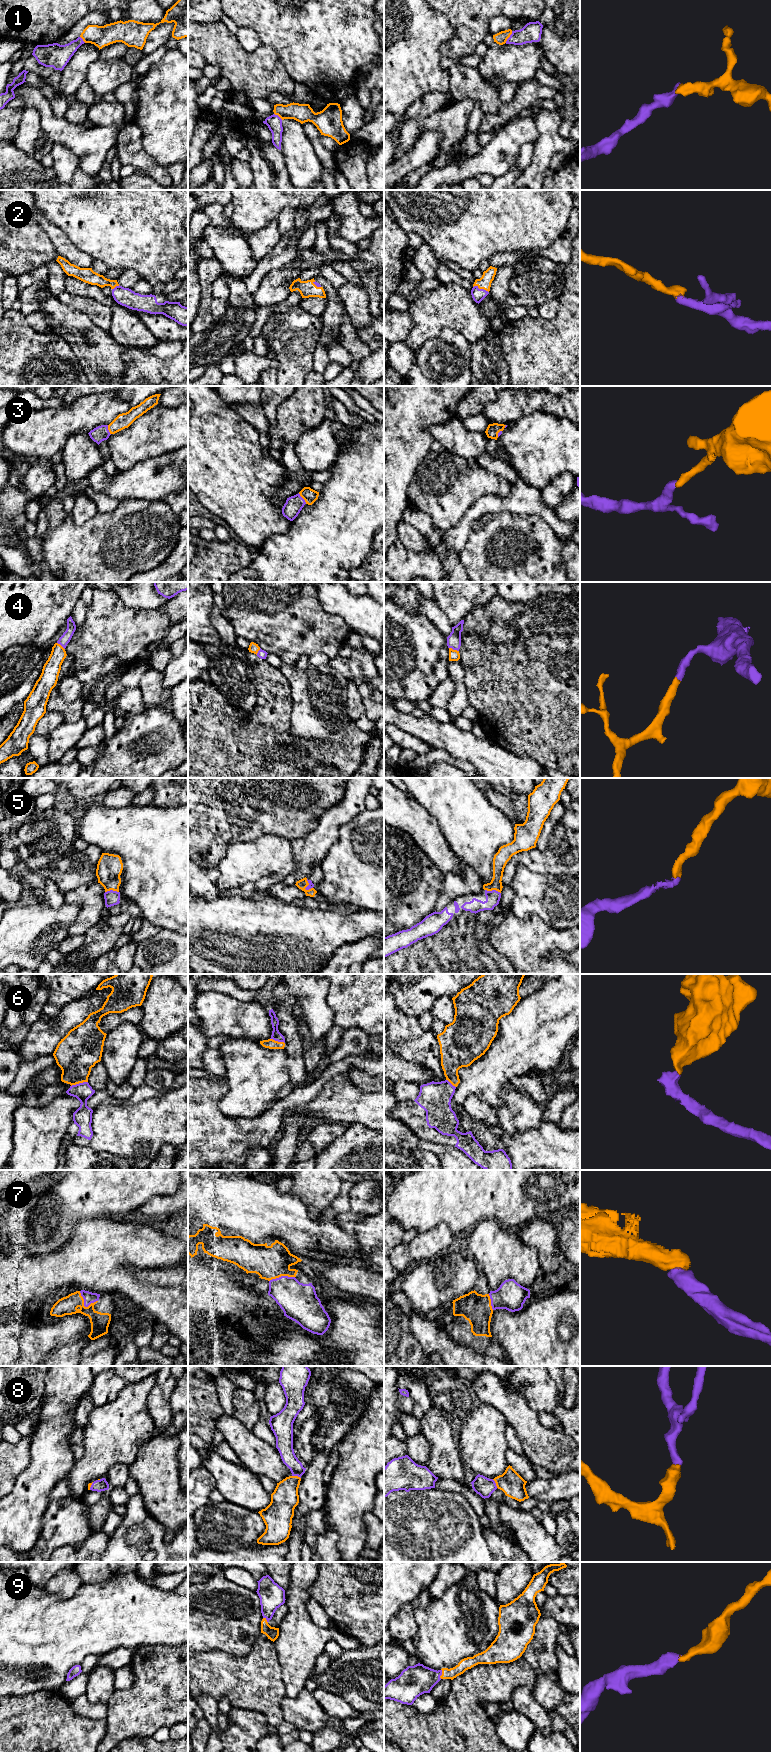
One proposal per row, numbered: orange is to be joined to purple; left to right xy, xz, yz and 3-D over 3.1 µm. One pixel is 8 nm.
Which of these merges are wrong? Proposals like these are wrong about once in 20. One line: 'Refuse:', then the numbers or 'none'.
Refuse: none

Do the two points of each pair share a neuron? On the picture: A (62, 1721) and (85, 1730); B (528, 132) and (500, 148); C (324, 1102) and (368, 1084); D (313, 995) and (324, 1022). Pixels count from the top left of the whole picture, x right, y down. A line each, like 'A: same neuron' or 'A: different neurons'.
A: same neuron
B: same neuron
C: different neurons
D: same neuron

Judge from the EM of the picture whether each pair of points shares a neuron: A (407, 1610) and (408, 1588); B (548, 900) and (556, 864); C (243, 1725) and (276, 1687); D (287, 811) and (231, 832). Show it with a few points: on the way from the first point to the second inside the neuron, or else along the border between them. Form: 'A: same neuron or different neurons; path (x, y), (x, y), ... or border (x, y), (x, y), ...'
A: same neuron; path (407, 1605), (407, 1593)
B: different neurons; border (530, 869), (541, 873), (569, 875)
C: different neurons; border (233, 1707), (260, 1712), (266, 1720), (268, 1731)
D: same neuron; path (273, 811), (251, 812), (245, 818)

